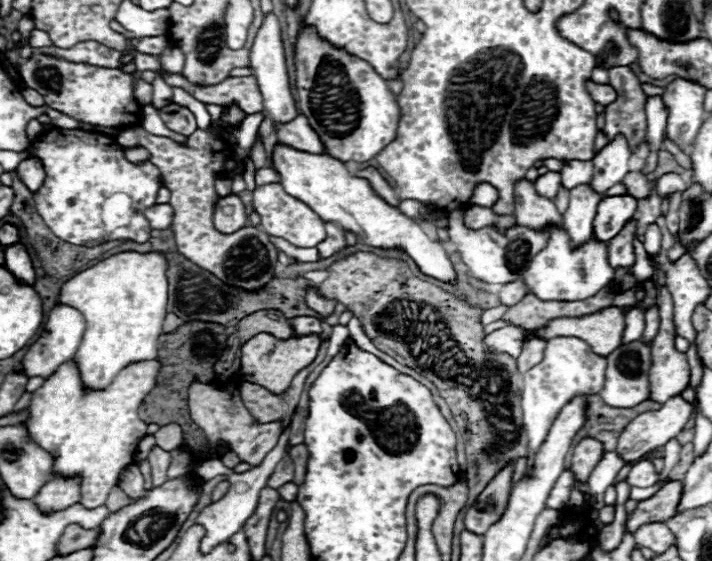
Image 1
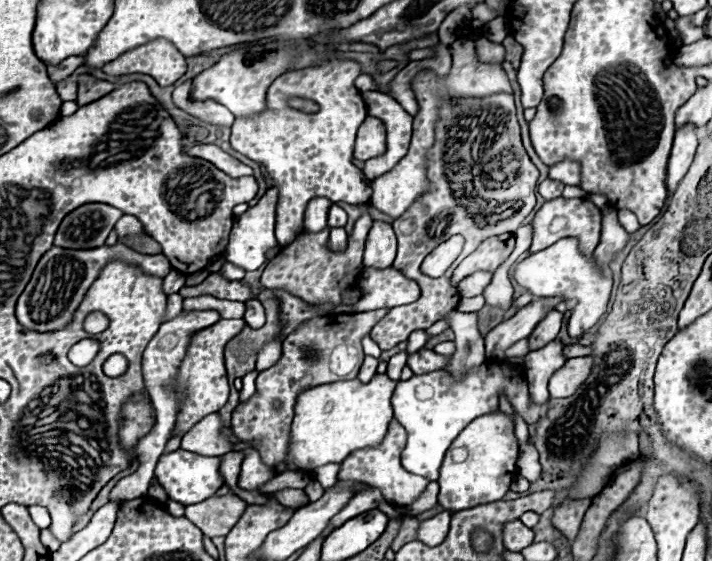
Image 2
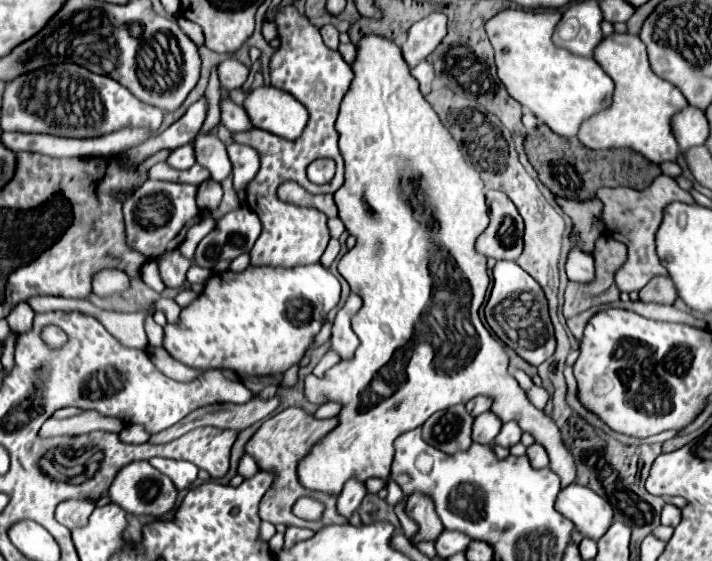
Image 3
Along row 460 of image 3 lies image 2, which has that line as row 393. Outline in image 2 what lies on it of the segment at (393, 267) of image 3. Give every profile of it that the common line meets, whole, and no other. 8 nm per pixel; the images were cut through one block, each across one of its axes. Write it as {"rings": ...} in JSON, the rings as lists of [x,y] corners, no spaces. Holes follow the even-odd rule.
{"rings":[[[580,356],[580,358],[570,358],[562,370],[558,370],[550,378],[550,398],[568,398],[574,394],[590,376],[594,358],[590,356]],[[378,374],[368,384],[362,384],[360,380],[354,378],[354,380],[340,380],[340,382],[326,384],[326,386],[314,386],[310,390],[304,390],[298,396],[296,406],[294,406],[288,454],[286,454],[284,462],[274,466],[276,474],[288,472],[288,470],[290,472],[306,472],[310,468],[318,468],[328,462],[342,462],[350,452],[354,452],[358,448],[366,448],[366,446],[376,446],[378,440],[382,442],[382,438],[388,430],[388,422],[392,420],[390,398],[392,398],[394,386],[396,386],[396,382],[390,382],[390,378],[386,374]]]}

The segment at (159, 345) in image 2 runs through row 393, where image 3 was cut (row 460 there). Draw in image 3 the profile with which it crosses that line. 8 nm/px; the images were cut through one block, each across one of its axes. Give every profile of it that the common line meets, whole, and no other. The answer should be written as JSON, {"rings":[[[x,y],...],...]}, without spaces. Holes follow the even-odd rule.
{"rings":[[[152,458],[148,460],[156,470],[160,470],[162,474],[170,476],[170,480],[176,484],[178,490],[188,488],[196,476],[198,476],[198,468],[192,462],[182,462],[182,460],[168,460],[168,458]]]}

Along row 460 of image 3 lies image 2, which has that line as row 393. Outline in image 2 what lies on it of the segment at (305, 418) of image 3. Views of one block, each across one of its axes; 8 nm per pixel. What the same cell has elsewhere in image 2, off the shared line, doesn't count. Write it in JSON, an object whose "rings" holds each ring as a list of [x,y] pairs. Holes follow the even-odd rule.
{"rings":[[[384,310],[366,314],[328,314],[322,318],[312,318],[294,334],[290,334],[282,342],[282,358],[272,368],[258,374],[254,398],[234,410],[232,434],[236,436],[236,440],[252,444],[254,450],[260,454],[262,462],[266,462],[266,466],[276,466],[278,462],[282,462],[288,448],[288,432],[298,394],[312,386],[356,378],[364,360],[360,344],[362,336],[368,334],[382,316]],[[274,400],[282,404],[278,412],[274,412]]]}

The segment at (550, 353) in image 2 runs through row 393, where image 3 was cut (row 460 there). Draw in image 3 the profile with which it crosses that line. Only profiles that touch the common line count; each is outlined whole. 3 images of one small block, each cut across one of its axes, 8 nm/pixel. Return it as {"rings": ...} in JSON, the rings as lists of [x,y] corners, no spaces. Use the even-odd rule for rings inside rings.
{"rings":[[[532,444],[530,448],[528,448],[528,458],[530,458],[530,464],[532,464],[532,468],[546,468],[548,466],[548,456],[546,456],[546,450],[540,446],[540,444]]]}

